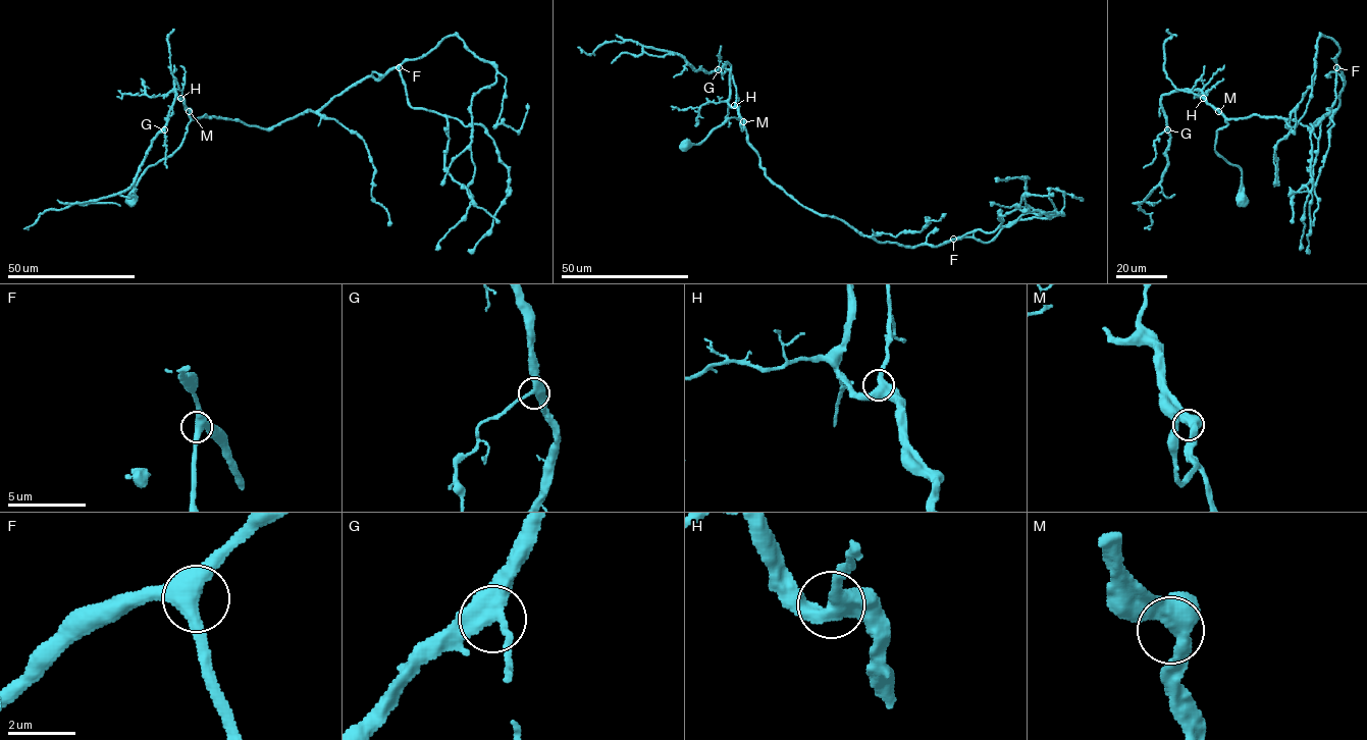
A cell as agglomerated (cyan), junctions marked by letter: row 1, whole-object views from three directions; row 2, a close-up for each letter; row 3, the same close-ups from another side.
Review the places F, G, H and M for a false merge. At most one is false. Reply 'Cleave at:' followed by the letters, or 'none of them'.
Cleave at: none of them

